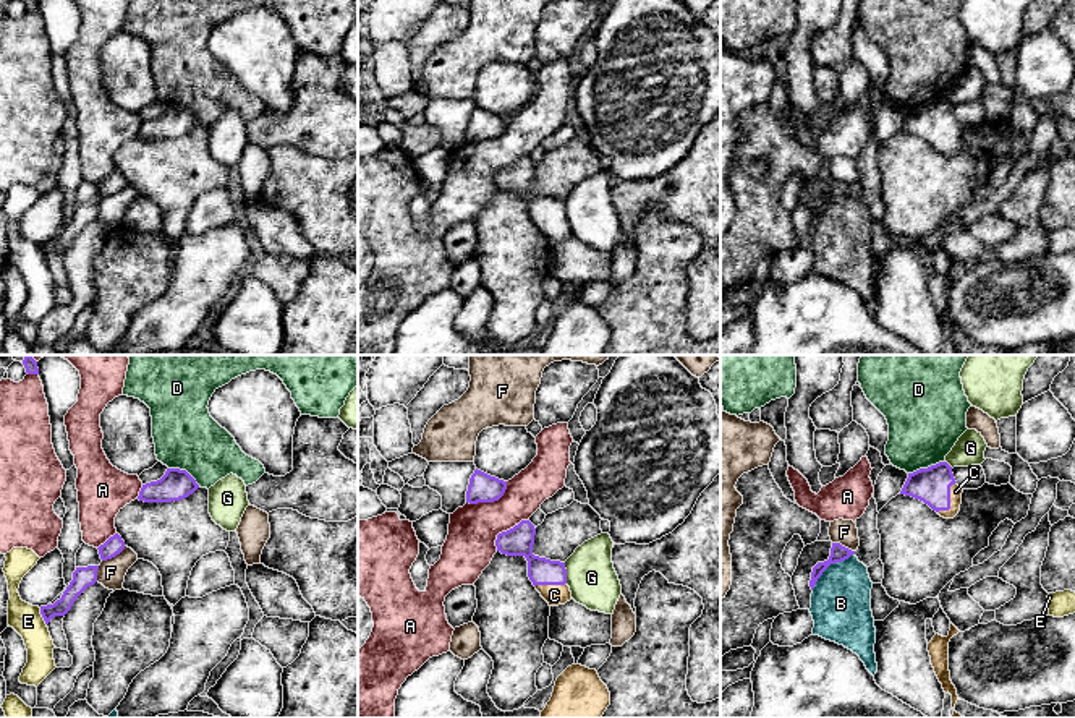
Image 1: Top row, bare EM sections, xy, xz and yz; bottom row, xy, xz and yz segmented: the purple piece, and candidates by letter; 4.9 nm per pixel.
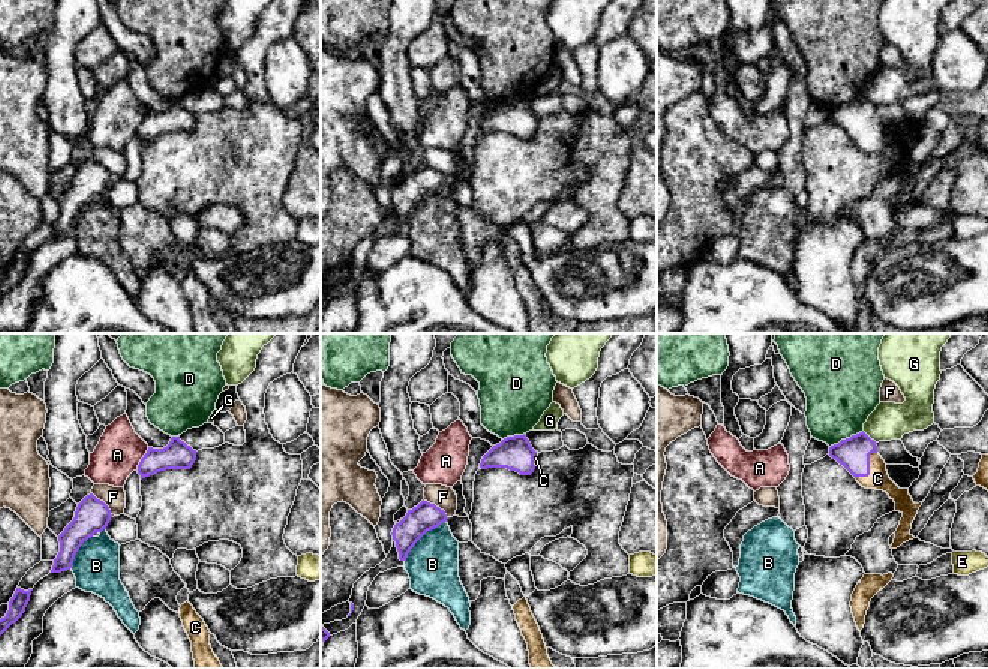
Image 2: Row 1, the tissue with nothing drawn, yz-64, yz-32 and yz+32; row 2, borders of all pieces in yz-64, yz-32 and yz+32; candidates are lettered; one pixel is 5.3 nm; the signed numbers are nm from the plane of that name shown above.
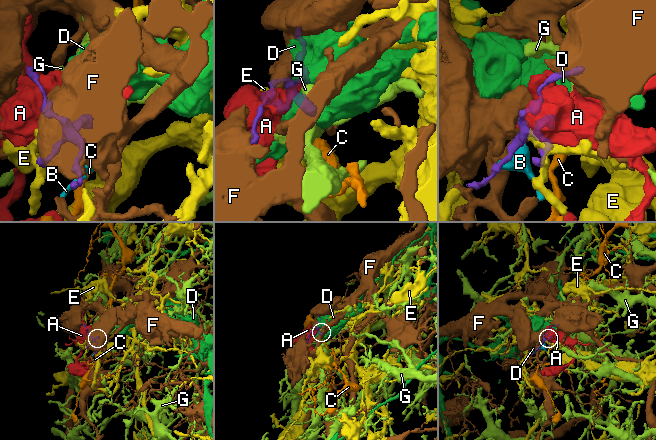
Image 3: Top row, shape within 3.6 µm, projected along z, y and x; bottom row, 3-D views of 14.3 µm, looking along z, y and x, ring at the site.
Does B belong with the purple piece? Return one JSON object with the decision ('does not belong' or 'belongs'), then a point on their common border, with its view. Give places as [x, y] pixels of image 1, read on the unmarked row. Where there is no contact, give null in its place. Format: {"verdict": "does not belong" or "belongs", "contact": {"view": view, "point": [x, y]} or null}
{"verdict": "does not belong", "contact": {"view": "yz", "point": [829, 201]}}

